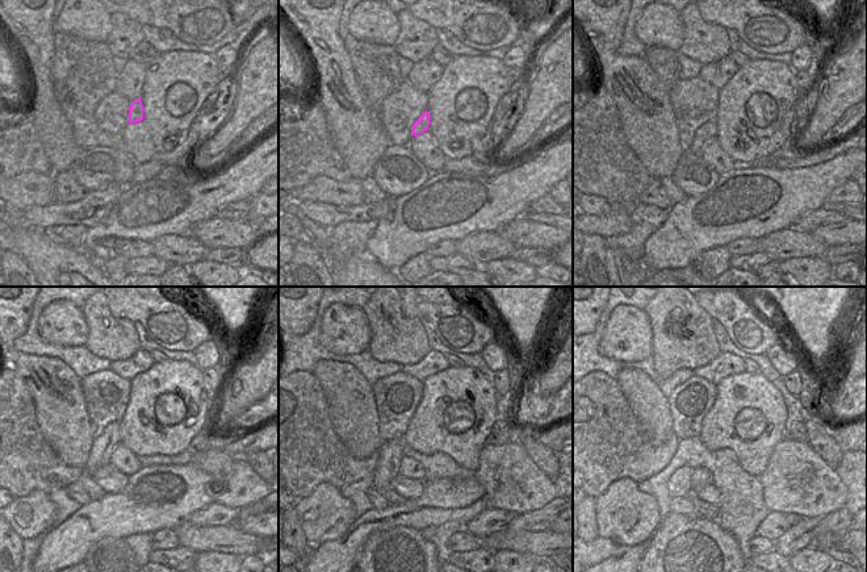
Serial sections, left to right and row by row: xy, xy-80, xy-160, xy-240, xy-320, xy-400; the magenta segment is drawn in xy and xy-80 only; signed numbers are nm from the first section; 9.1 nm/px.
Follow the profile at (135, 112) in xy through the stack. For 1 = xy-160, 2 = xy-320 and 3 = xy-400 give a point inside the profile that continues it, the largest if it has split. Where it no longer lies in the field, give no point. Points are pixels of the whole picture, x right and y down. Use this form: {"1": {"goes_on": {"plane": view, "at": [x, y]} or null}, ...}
{"1": {"goes_on": {"plane": "xy-160", "at": [707, 132]}}, "2": {"goes_on": {"plane": "xy-320", "at": [390, 452]}}, "3": {"goes_on": {"plane": "xy-400", "at": [679, 484]}}}

